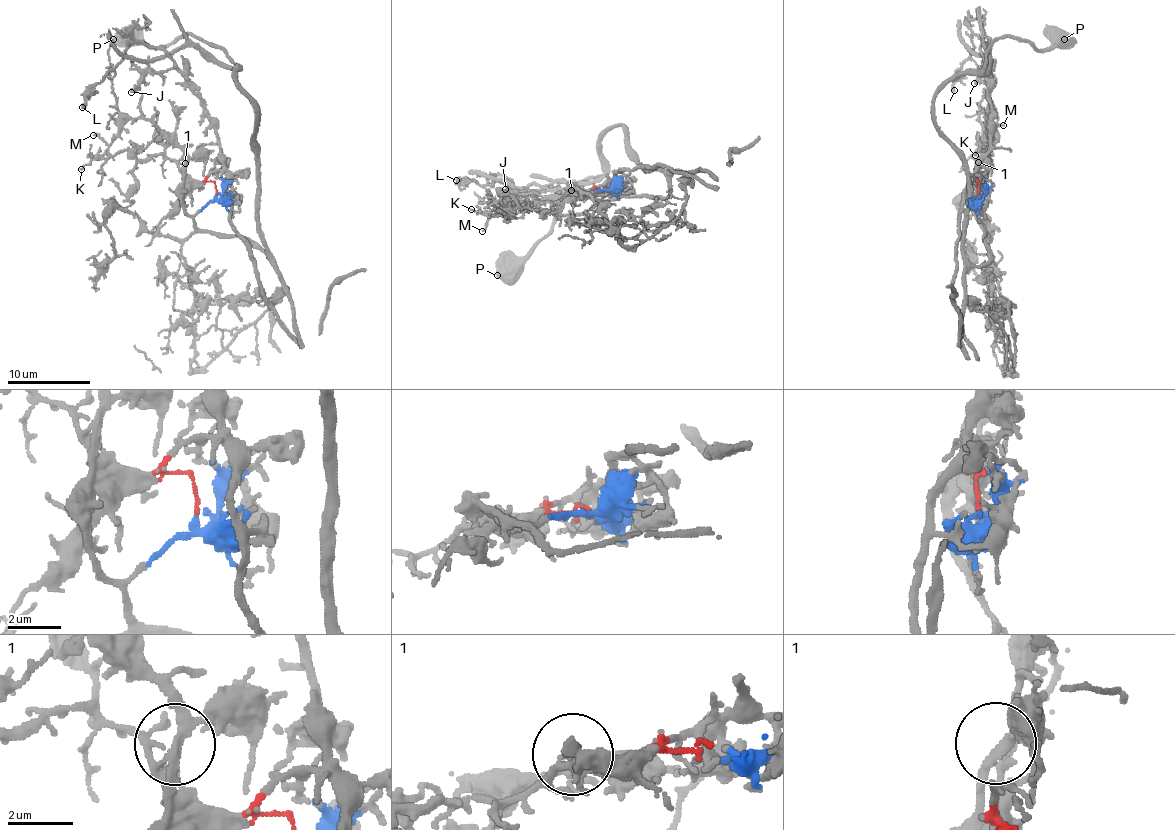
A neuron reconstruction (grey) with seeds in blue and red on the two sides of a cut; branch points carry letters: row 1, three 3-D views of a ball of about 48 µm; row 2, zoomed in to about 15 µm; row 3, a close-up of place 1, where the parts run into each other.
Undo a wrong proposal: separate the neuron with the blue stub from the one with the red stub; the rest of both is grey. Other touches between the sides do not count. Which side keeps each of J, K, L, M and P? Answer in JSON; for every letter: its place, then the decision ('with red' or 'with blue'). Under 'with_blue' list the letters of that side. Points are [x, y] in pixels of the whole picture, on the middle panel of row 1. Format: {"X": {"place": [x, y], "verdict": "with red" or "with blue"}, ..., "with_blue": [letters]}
{"J": {"place": [505, 189], "verdict": "with red"}, "K": {"place": [471, 209], "verdict": "with red"}, "L": {"place": [456, 180], "verdict": "with red"}, "M": {"place": [482, 231], "verdict": "with blue"}, "P": {"place": [497, 275], "verdict": "with blue"}, "with_blue": ["M", "P"]}

